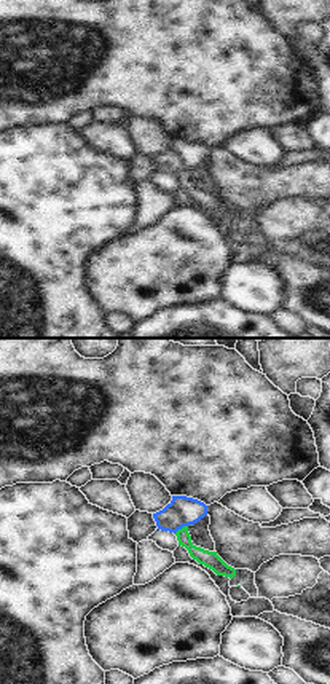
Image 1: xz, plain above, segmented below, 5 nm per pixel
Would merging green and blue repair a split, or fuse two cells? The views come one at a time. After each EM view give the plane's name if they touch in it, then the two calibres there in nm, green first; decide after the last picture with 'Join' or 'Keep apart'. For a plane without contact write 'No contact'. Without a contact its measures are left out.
Touches green in xz. Thickness 90 nm (green) against 150 nm.

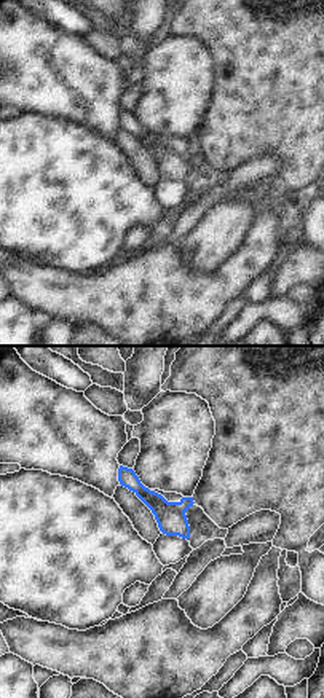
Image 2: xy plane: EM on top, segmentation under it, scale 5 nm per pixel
No contact.

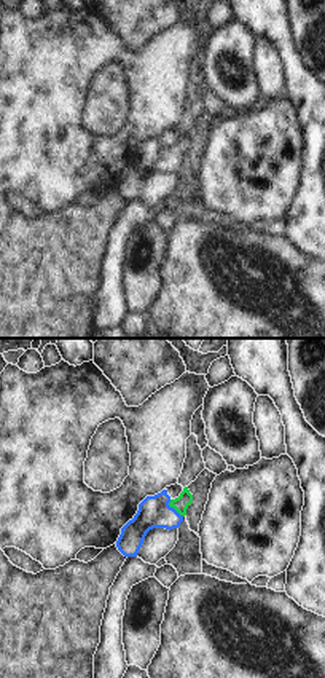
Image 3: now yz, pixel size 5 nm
Touches green in yz. Thickness 80 nm (green) against 160 nm.

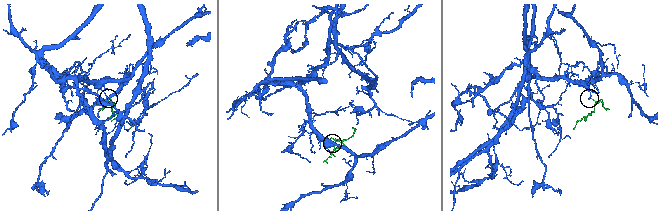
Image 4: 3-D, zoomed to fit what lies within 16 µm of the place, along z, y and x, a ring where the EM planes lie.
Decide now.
Join.

